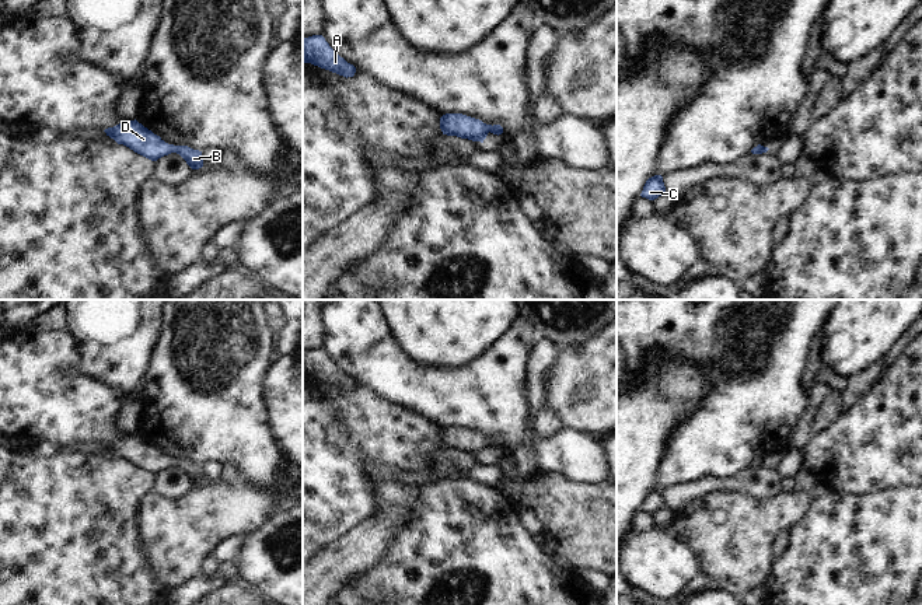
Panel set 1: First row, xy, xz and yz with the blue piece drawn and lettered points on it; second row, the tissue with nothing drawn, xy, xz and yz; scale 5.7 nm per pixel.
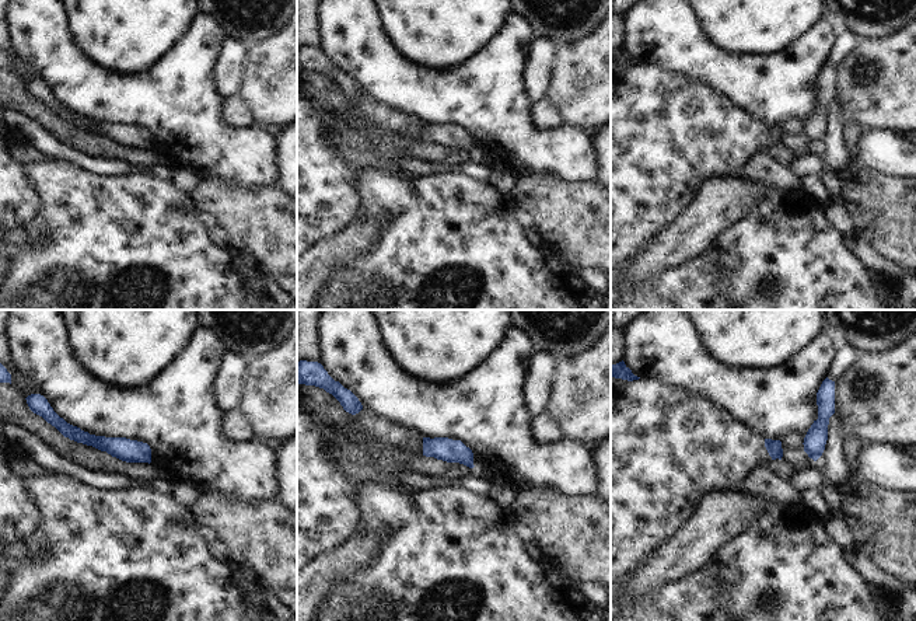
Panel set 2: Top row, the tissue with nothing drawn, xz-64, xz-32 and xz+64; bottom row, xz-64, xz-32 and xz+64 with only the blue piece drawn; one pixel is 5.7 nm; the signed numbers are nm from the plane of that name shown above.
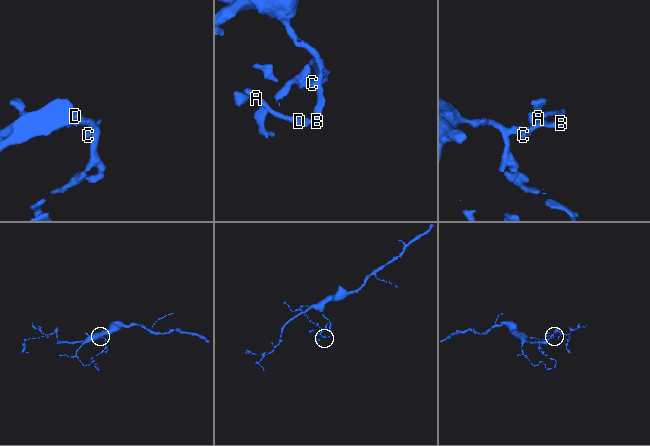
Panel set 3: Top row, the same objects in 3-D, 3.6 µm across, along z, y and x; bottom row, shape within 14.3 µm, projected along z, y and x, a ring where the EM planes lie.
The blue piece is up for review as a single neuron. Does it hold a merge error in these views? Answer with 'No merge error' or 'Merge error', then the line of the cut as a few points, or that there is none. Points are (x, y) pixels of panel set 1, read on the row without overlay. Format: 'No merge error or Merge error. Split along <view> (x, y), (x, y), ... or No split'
No merge error. No split.

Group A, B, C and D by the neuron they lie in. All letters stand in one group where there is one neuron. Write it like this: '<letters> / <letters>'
A B C D

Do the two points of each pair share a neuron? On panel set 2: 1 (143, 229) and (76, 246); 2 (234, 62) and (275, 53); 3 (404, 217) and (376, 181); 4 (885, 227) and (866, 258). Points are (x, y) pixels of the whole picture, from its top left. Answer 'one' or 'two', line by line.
1: one
2: two
3: one
4: two

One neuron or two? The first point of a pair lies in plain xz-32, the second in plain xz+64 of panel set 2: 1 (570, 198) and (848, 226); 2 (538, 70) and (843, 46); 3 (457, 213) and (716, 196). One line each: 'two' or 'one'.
1: two
2: one
3: two

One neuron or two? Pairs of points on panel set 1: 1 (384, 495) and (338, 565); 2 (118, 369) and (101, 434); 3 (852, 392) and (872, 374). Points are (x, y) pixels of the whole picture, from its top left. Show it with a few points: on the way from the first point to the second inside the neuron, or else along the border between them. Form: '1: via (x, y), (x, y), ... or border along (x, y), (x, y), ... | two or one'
1: border along (405, 509), (386, 507), (373, 516) | two
2: border along (83, 374), (111, 387), (121, 402) | two
3: via (856, 388), (868, 378) | one

